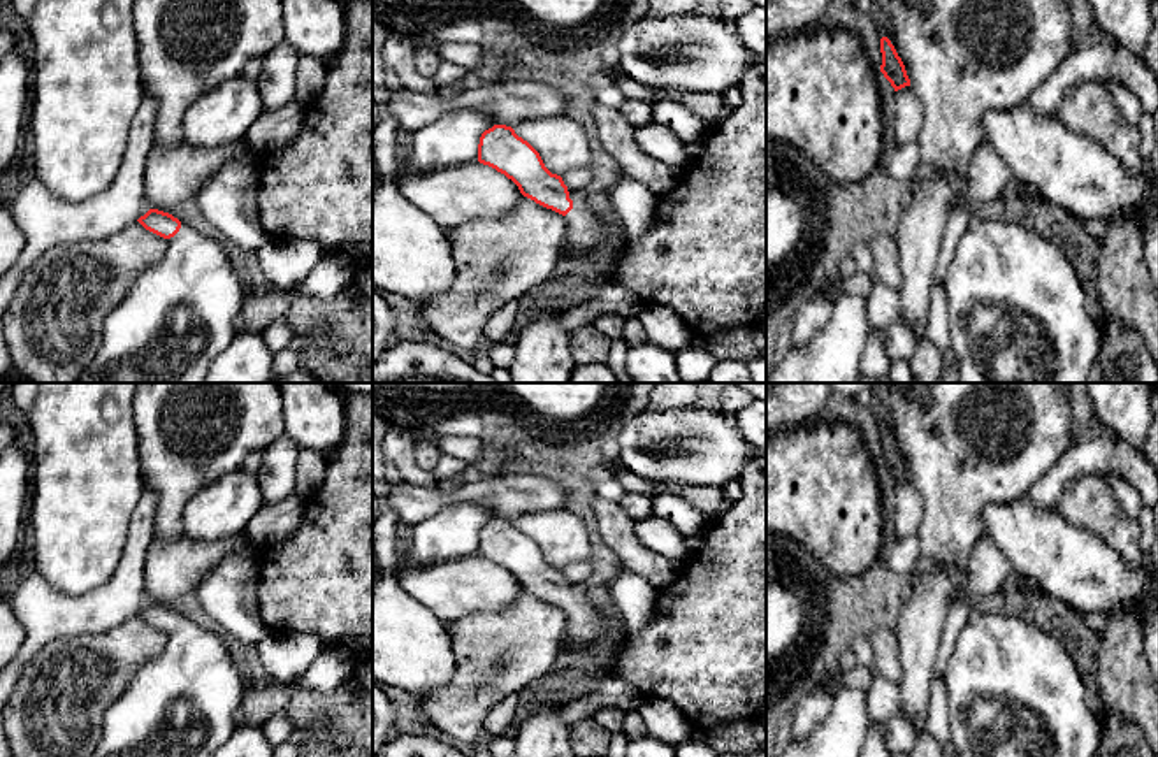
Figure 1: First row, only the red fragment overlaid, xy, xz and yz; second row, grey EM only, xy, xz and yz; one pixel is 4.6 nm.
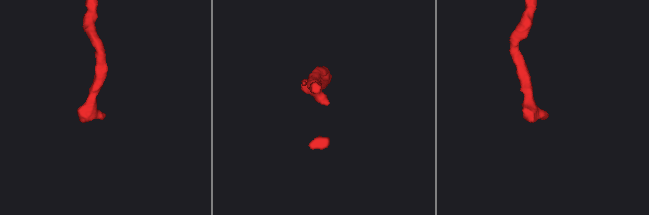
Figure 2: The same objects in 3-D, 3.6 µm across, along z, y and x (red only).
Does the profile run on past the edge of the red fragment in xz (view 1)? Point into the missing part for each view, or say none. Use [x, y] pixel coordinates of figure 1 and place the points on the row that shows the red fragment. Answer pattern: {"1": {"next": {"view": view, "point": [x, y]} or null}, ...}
{"1": {"next": {"view": "xz", "point": [586, 230]}}}

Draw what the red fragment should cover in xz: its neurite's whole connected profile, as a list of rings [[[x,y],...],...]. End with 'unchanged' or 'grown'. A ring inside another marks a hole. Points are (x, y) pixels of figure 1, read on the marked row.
[[[494,125],[481,133],[478,162],[511,179],[524,197],[564,216],[561,256],[603,249],[612,241],[606,221],[587,204],[587,191],[568,188],[511,126]]]; grown

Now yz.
[[[887,37],[880,39],[882,65],[880,72],[891,83],[894,91],[910,86],[905,65]]]; unchanged

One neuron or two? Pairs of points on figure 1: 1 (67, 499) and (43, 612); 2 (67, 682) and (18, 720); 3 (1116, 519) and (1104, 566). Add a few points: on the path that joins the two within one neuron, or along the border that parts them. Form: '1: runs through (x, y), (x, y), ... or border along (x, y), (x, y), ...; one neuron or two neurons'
1: border along (32, 545), (32, 564), (51, 587), (88, 592); two neurons
2: runs through (55, 694), (30, 719); one neuron
3: border along (1074, 524), (1097, 534), (1130, 566), (1139, 569); two neurons

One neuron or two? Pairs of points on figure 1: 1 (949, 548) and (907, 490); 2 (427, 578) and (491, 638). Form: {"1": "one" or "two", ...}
{"1": "two", "2": "two"}

